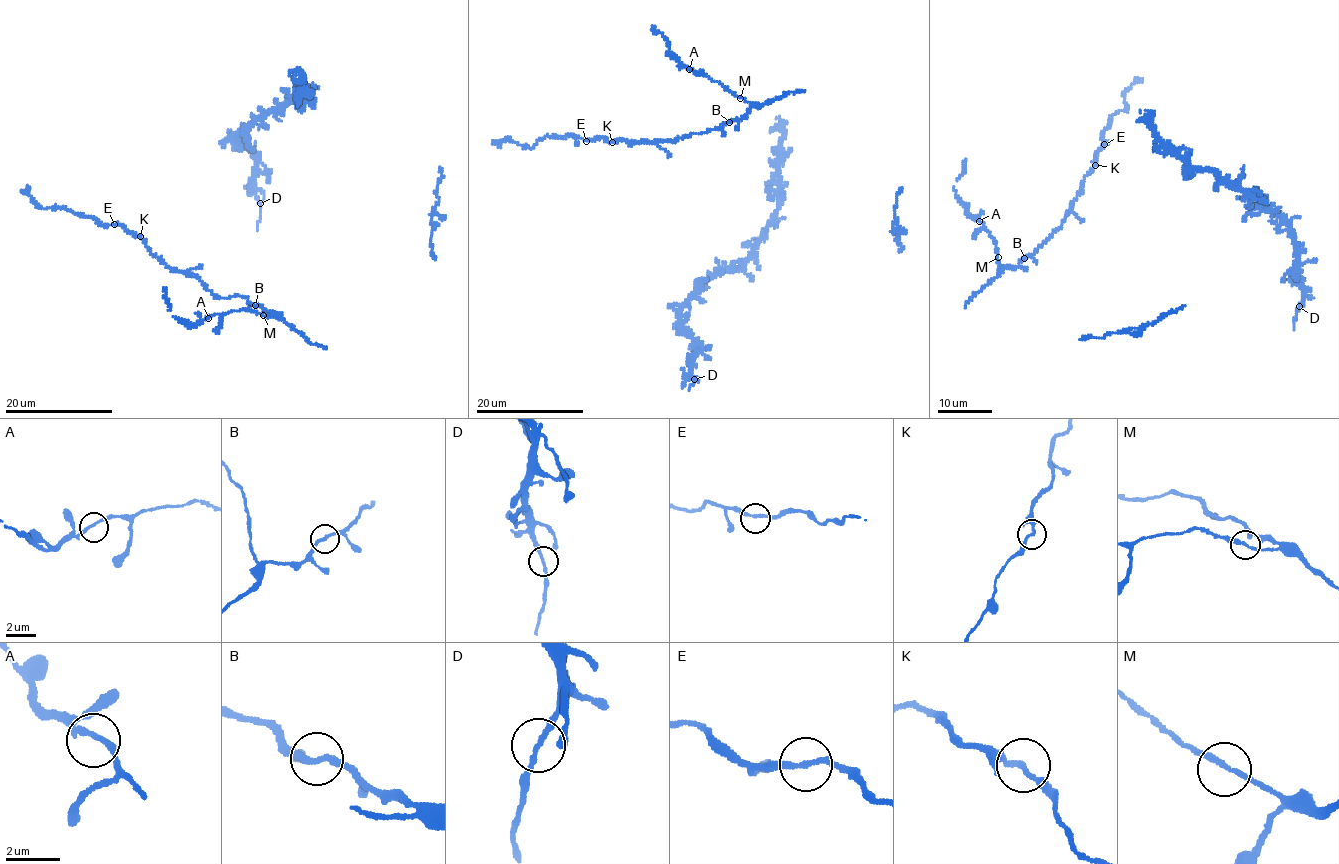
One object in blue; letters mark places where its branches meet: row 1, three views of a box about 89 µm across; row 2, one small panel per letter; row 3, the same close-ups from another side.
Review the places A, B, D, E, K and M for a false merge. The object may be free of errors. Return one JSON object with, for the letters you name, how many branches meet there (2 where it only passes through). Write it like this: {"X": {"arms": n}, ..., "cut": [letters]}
{"D": {"arms": 2}, "cut": ["D"]}

